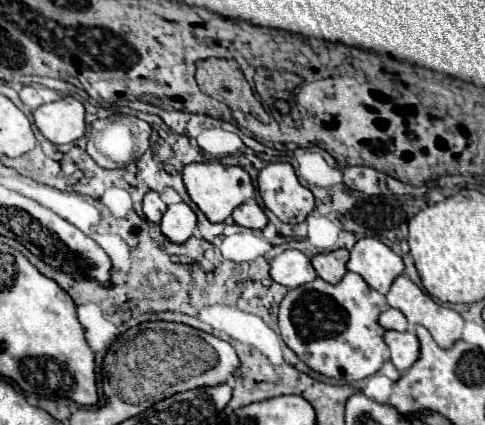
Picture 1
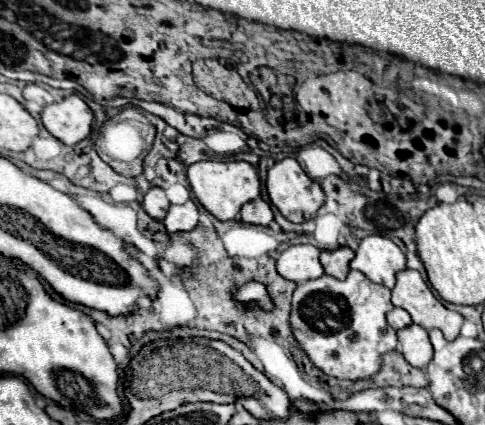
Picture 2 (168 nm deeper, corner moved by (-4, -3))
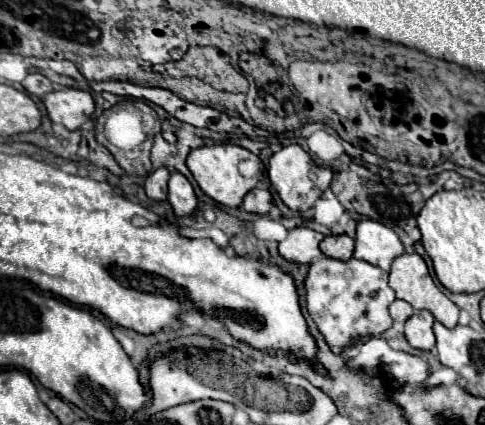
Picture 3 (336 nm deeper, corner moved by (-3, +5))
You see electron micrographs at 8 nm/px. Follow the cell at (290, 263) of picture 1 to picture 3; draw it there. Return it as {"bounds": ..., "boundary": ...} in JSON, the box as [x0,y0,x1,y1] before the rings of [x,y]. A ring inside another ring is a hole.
{"bounds":[279,228,323,264],"boundary":[[[293,228],[289,230],[289,236],[279,244],[279,254],[287,262],[311,264],[313,260],[323,256],[319,250],[321,240],[323,240],[323,234],[311,228]]]}

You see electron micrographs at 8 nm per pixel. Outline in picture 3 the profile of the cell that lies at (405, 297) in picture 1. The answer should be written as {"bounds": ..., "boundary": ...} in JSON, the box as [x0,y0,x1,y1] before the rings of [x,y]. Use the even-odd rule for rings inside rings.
{"bounds":[389,254,459,328],"boundary":[[[403,254],[403,256],[393,260],[391,272],[389,272],[389,286],[395,290],[397,298],[409,302],[415,310],[429,310],[435,316],[435,320],[439,320],[447,328],[455,328],[457,326],[459,308],[435,286],[433,278],[429,276],[427,264],[425,264],[425,260],[419,254]]]}

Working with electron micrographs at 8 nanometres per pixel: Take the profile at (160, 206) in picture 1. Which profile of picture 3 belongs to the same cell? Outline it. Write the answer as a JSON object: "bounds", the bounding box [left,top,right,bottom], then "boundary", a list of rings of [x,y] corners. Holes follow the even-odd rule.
{"bounds":[145,168,169,202],"boundary":[[[157,168],[153,170],[147,180],[145,180],[145,192],[151,200],[155,202],[163,202],[167,198],[167,182],[169,182],[169,172],[165,168]]]}

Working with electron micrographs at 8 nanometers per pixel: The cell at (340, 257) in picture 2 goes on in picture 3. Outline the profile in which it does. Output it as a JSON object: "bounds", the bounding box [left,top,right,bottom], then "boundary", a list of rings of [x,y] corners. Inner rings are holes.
{"bounds":[321,234,355,262],"boundary":[[[341,234],[341,236],[325,236],[323,242],[321,242],[321,252],[325,256],[329,256],[329,258],[347,262],[353,256],[353,244],[355,244],[355,240],[349,238],[347,234]]]}

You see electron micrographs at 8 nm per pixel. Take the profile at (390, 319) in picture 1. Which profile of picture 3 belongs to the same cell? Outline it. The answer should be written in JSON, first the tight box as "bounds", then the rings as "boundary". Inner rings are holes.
{"bounds":[389,300,413,324],"boundary":[[[395,300],[391,306],[389,306],[389,312],[391,312],[391,318],[397,322],[397,324],[405,323],[405,320],[413,314],[413,306],[407,304],[405,300]]]}

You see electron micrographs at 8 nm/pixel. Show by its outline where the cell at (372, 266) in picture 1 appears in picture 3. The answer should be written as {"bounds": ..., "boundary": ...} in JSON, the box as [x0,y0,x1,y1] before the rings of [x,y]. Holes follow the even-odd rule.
{"bounds":[353,220,403,272],"boundary":[[[361,220],[357,224],[357,238],[355,238],[355,252],[353,258],[365,260],[385,272],[389,272],[391,262],[401,256],[403,244],[399,236],[381,222],[375,220]]]}

